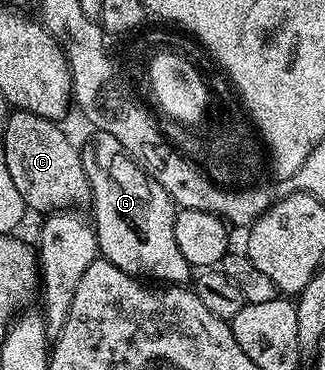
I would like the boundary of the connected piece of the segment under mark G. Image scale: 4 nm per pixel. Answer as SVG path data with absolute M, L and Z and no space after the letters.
M102 132L96 133L94 135L95 138L95 167L92 165L89 170L89 190L90 193L93 195L93 202L95 198L95 218L93 217L93 225L95 227L95 239L99 242L99 254L102 255L102 257L106 258L108 262L112 262L114 266L117 268L121 268L121 272L125 272L126 274L132 274L134 278L138 278L140 280L154 280L156 283L159 284L187 284L192 281L193 278L193 267L188 264L188 262L185 260L185 256L181 256L181 248L177 248L177 236L173 236L173 228L175 227L175 215L177 213L177 207L174 202L171 201L171 197L168 196L168 194L165 192L165 188L161 188L161 184L159 181L156 180L156 178L151 177L150 173L136 159L132 158L130 154L127 153L127 149L123 147L121 144L121 140L117 140L117 136L109 136L108 134L104 134Z

